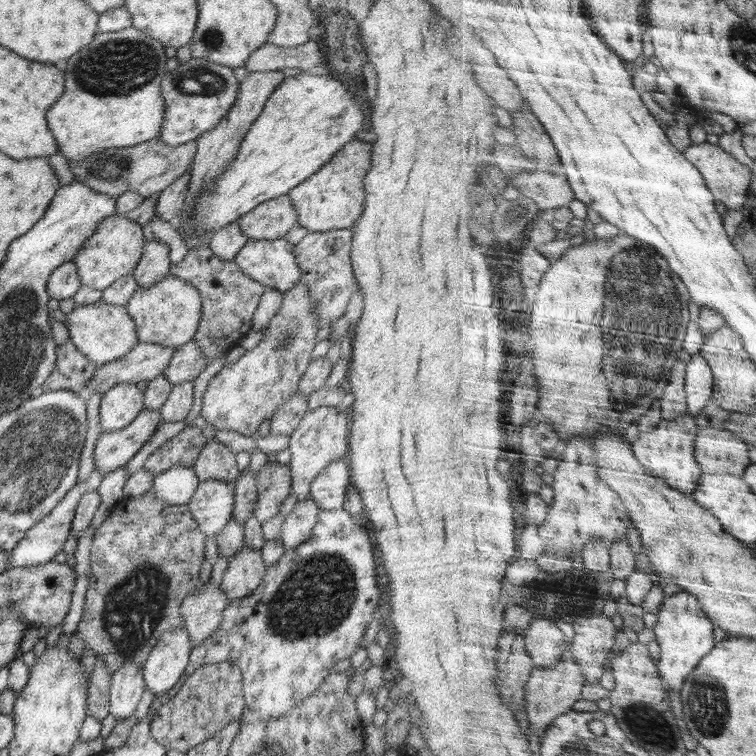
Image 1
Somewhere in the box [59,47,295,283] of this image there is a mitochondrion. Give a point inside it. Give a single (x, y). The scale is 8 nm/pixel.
(112, 168)

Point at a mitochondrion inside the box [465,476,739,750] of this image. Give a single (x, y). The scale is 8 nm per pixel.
(709, 716)

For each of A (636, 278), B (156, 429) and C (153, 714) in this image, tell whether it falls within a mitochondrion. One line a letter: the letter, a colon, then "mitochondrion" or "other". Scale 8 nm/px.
A: mitochondrion
B: other
C: other

